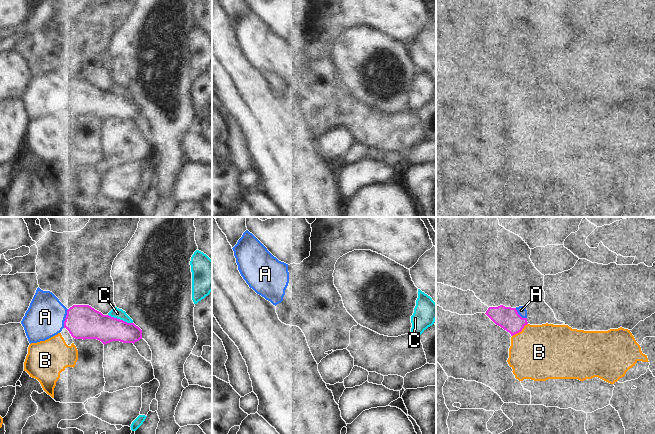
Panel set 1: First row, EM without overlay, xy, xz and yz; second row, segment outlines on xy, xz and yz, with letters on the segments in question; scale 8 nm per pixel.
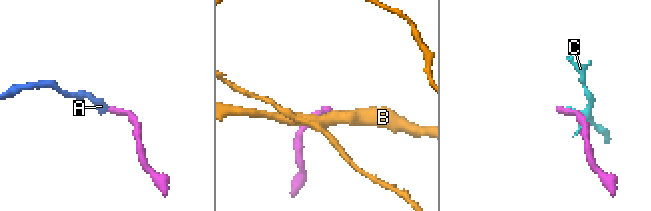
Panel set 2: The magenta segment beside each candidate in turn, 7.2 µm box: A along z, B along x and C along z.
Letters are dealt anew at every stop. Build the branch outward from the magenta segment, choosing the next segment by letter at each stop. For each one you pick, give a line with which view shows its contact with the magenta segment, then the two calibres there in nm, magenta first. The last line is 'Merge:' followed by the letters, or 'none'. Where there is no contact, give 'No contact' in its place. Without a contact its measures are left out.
A: Touches magenta in xy. Thickness 280 nm (magenta) against 320 nm
Merge: A

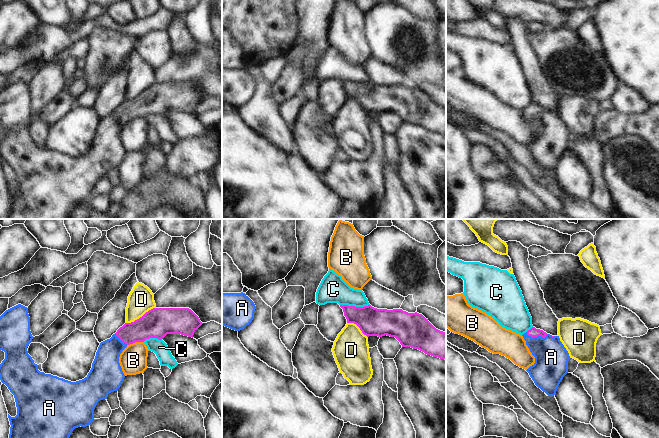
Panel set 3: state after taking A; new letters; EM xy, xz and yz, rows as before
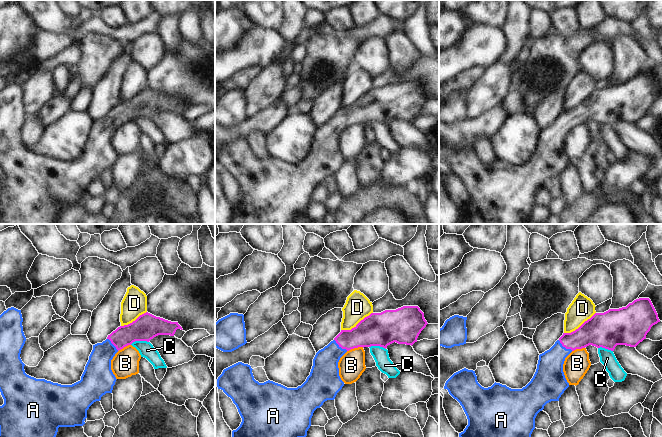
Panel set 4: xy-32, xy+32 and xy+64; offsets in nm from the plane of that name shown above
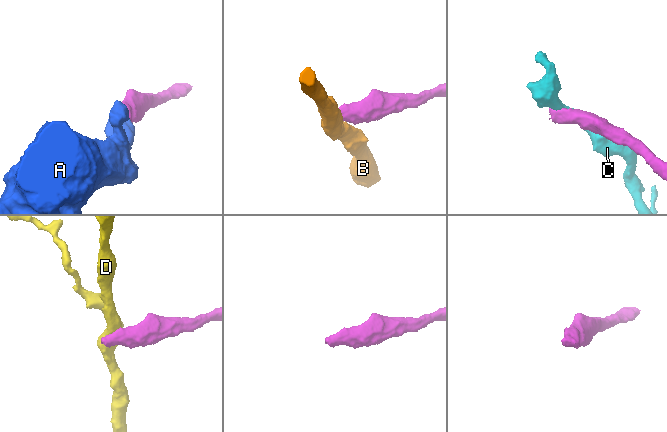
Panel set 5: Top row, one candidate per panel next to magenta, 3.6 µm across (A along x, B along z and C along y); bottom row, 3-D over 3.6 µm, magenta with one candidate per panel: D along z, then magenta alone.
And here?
A: Touches magenta in yz. Thickness 80 nm (magenta) against 280 nm
Merge: A

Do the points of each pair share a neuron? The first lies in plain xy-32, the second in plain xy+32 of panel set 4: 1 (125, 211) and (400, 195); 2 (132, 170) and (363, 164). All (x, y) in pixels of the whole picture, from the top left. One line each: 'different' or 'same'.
1: same
2: different

